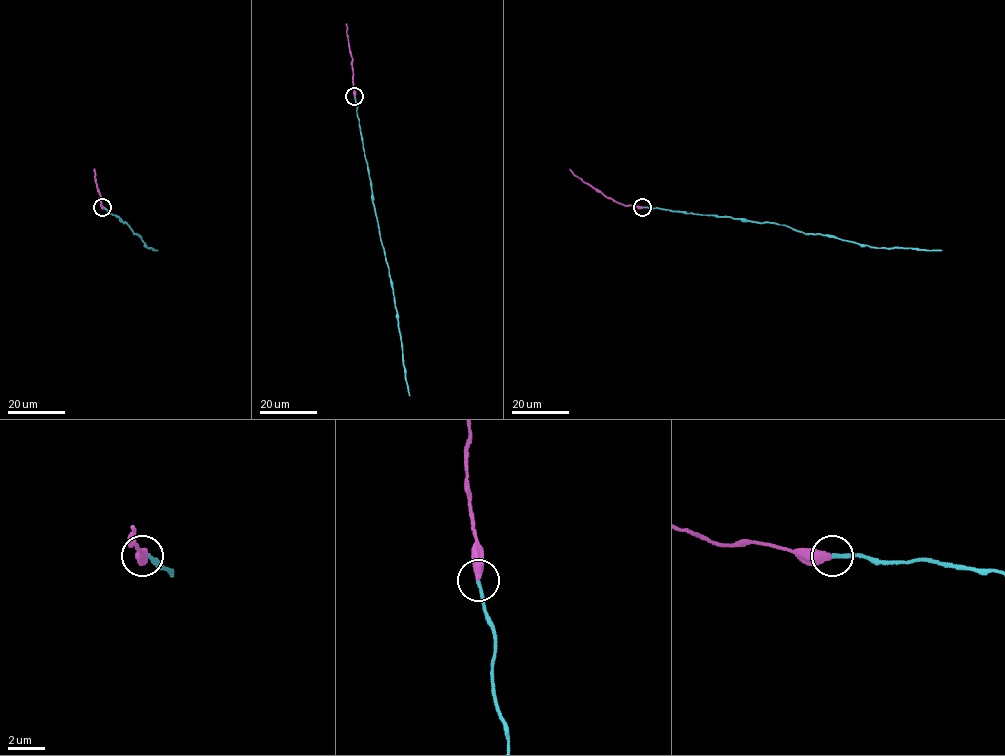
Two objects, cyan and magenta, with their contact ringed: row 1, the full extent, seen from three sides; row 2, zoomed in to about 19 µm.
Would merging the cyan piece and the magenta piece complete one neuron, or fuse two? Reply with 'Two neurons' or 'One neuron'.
One neuron

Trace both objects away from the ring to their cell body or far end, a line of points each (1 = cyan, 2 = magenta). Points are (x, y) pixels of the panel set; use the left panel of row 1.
1: (102, 207), (126, 223), (147, 248), (157, 250)
2: (102, 207), (94, 169)

